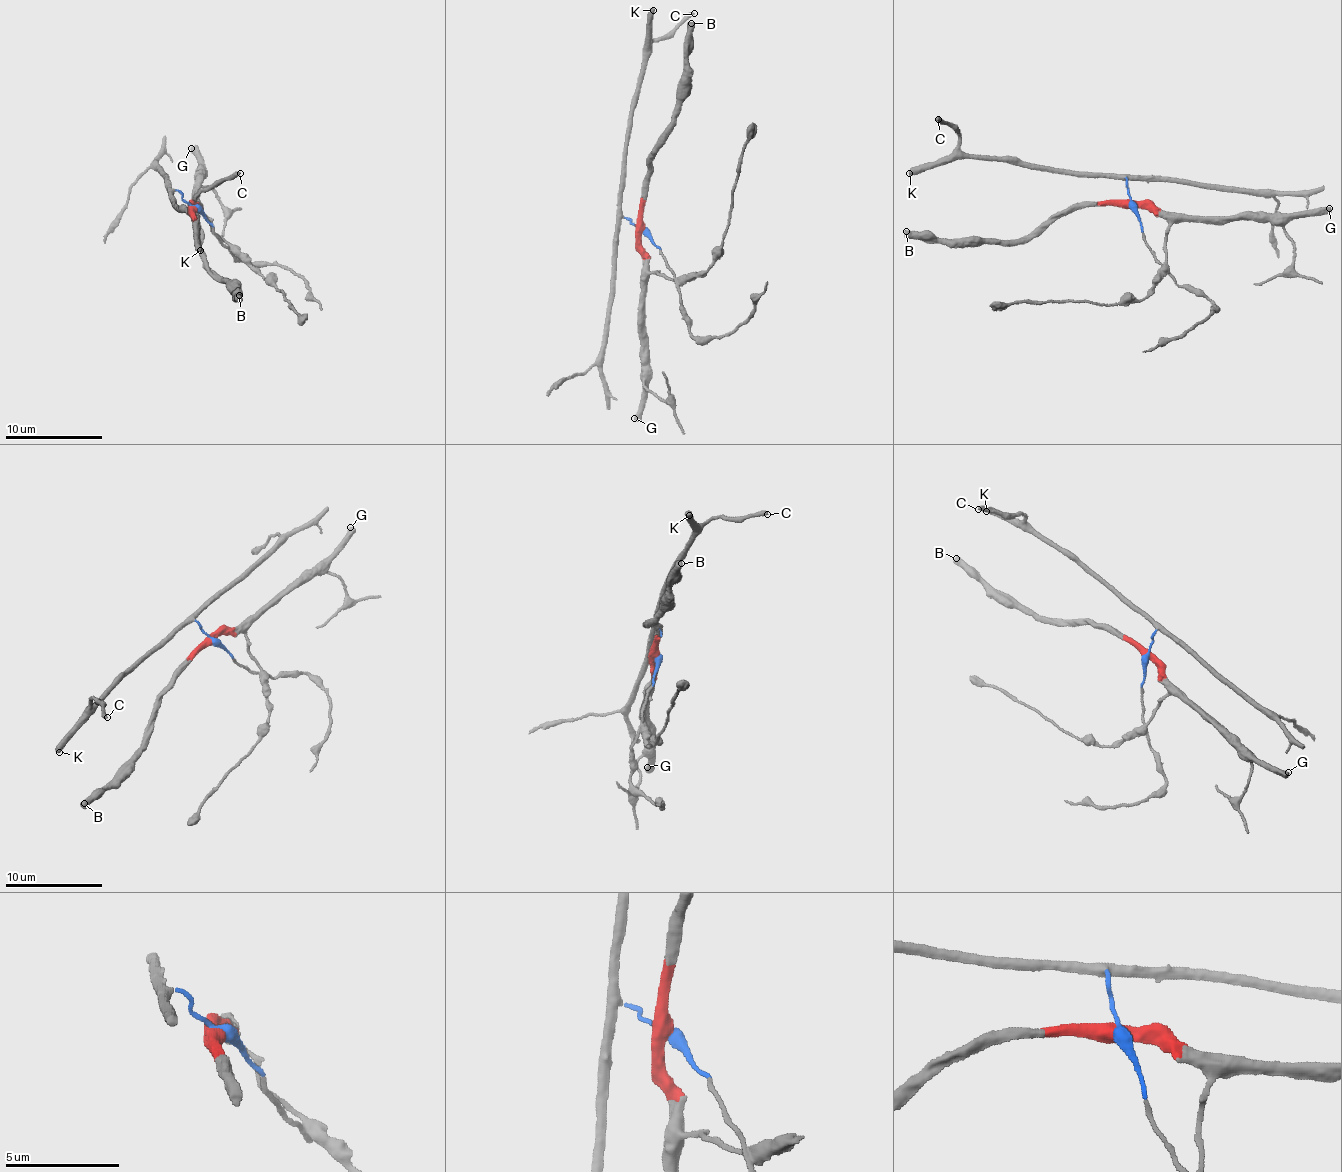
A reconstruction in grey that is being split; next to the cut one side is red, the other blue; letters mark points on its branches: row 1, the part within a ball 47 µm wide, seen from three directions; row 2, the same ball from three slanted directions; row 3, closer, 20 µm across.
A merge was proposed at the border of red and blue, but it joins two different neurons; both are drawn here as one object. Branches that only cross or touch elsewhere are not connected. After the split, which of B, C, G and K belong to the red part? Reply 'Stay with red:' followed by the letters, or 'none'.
Stay with red: B, G

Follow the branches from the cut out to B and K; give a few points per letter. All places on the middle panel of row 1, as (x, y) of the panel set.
B: (644, 229), (644, 178), (648, 156), (660, 142), (677, 104), (679, 81), (684, 70), (684, 40), (692, 23)
K: (644, 229), (627, 220), (620, 207), (625, 139), (645, 66), (647, 20), (654, 9)

